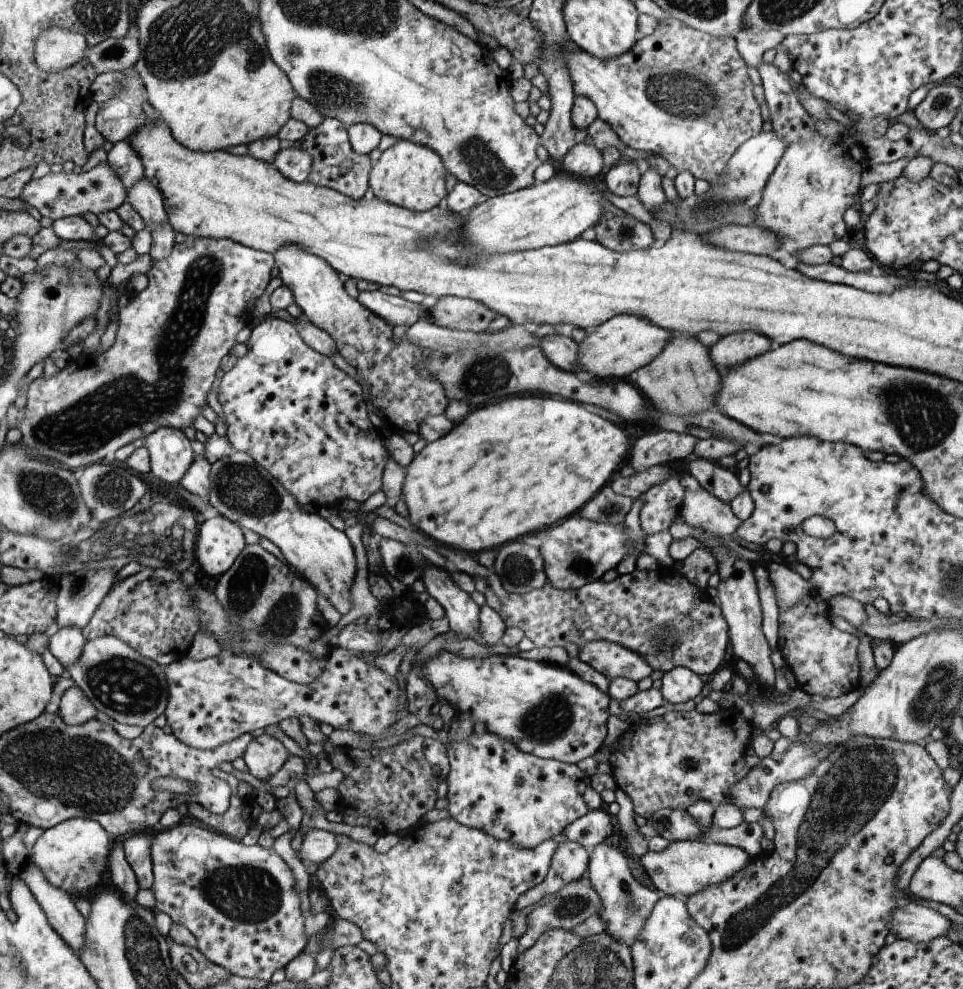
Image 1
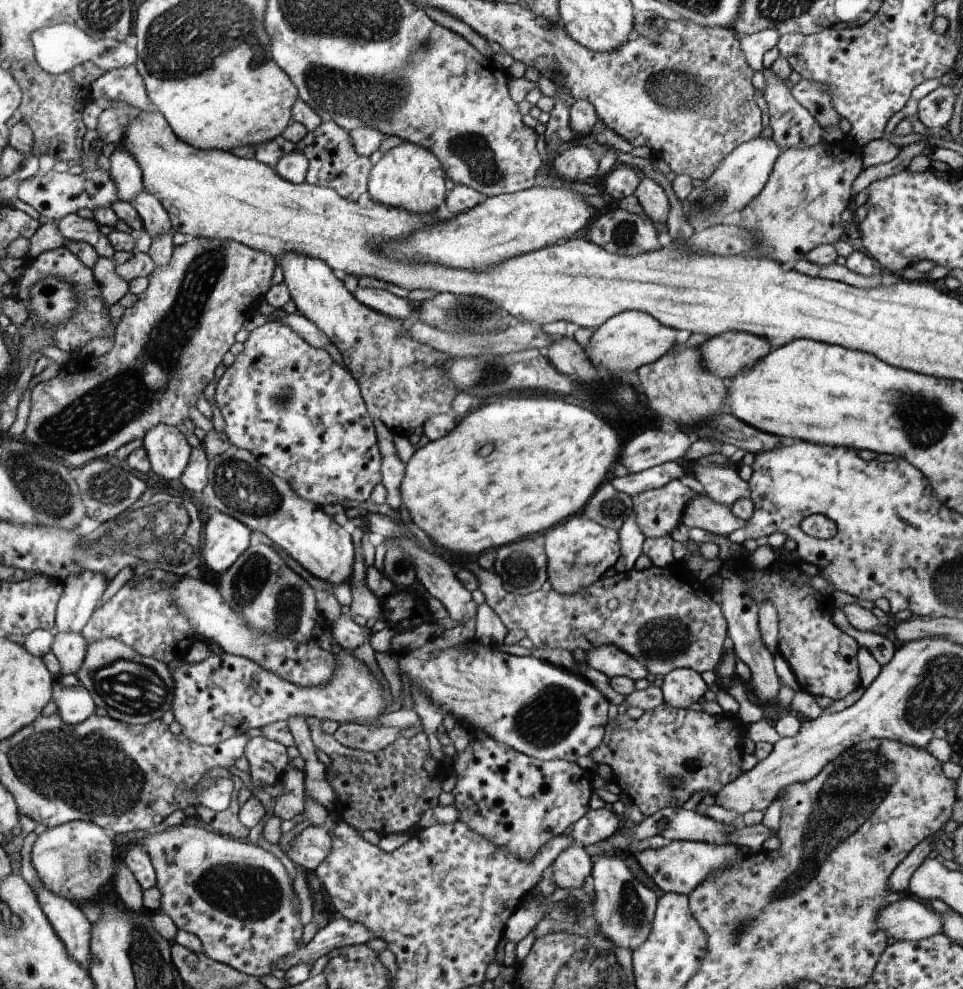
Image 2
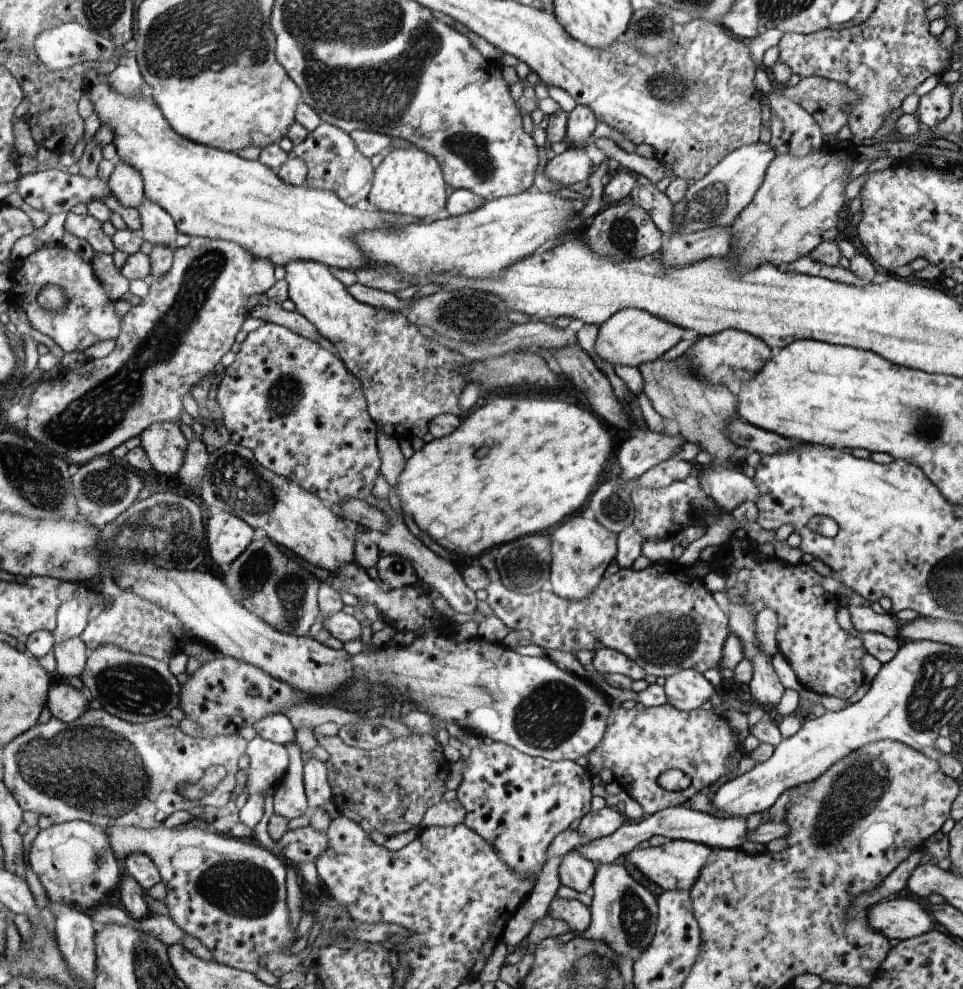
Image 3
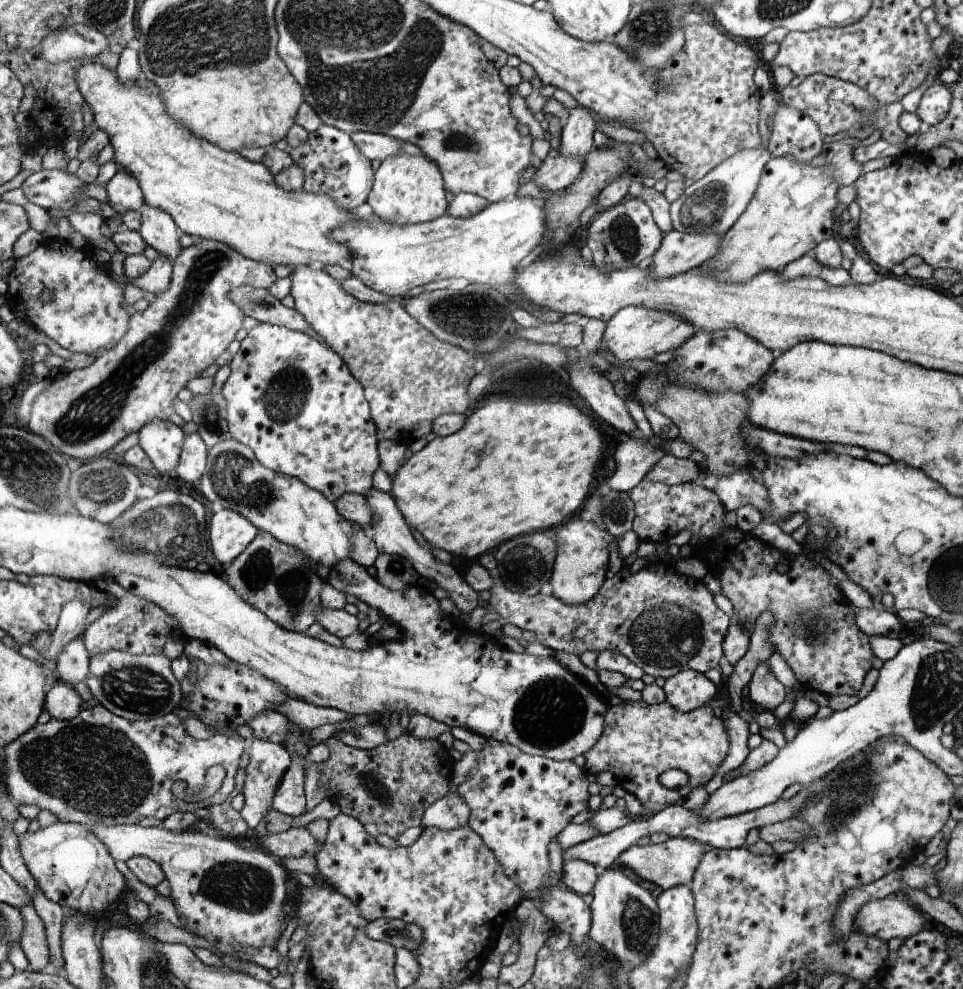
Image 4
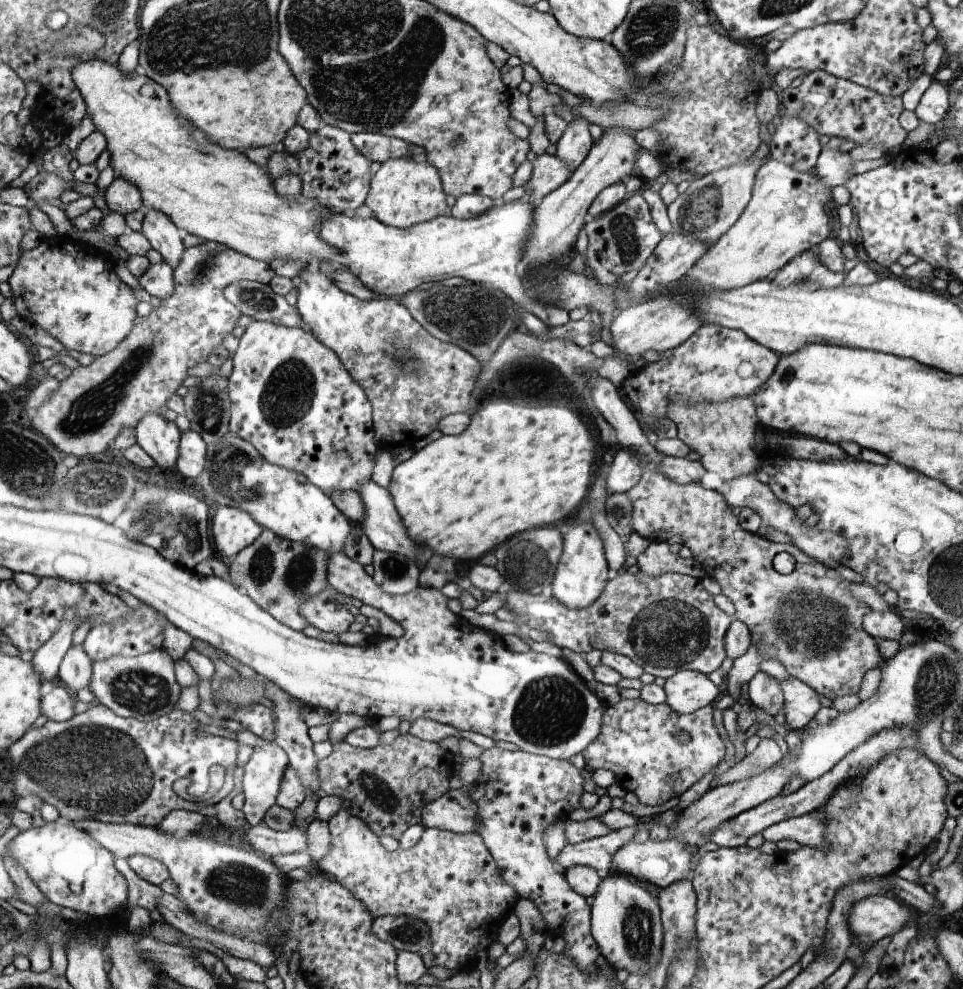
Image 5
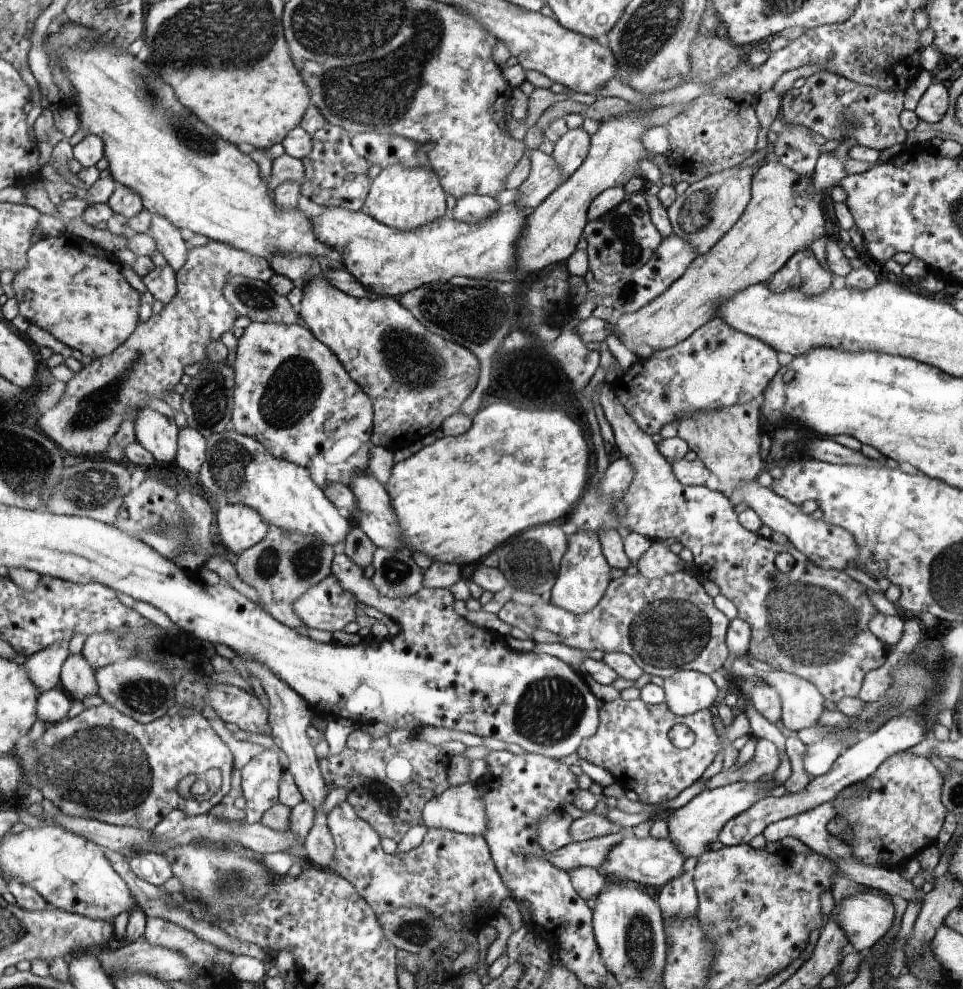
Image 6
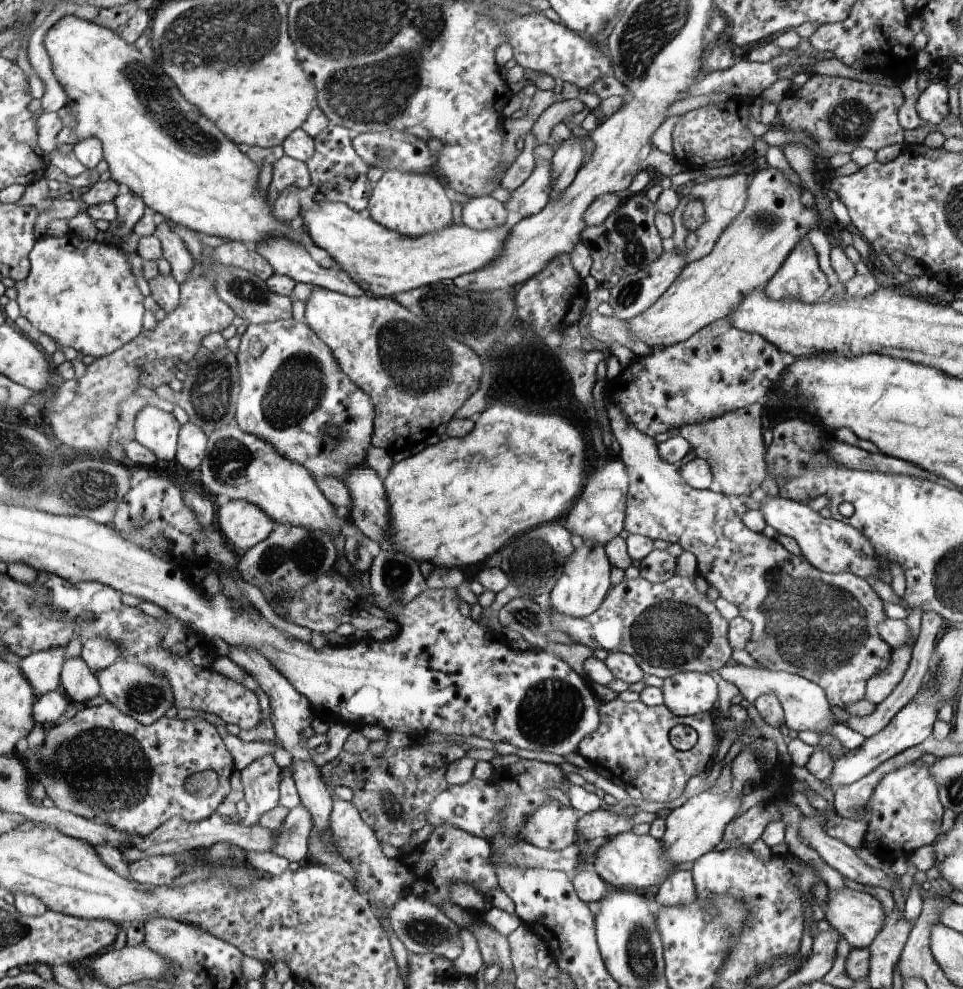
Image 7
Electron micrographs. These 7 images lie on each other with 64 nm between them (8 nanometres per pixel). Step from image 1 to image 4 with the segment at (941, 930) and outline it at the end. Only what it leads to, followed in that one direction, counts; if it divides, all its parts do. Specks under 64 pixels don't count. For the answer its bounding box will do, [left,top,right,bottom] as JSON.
[853,894,923,942]

